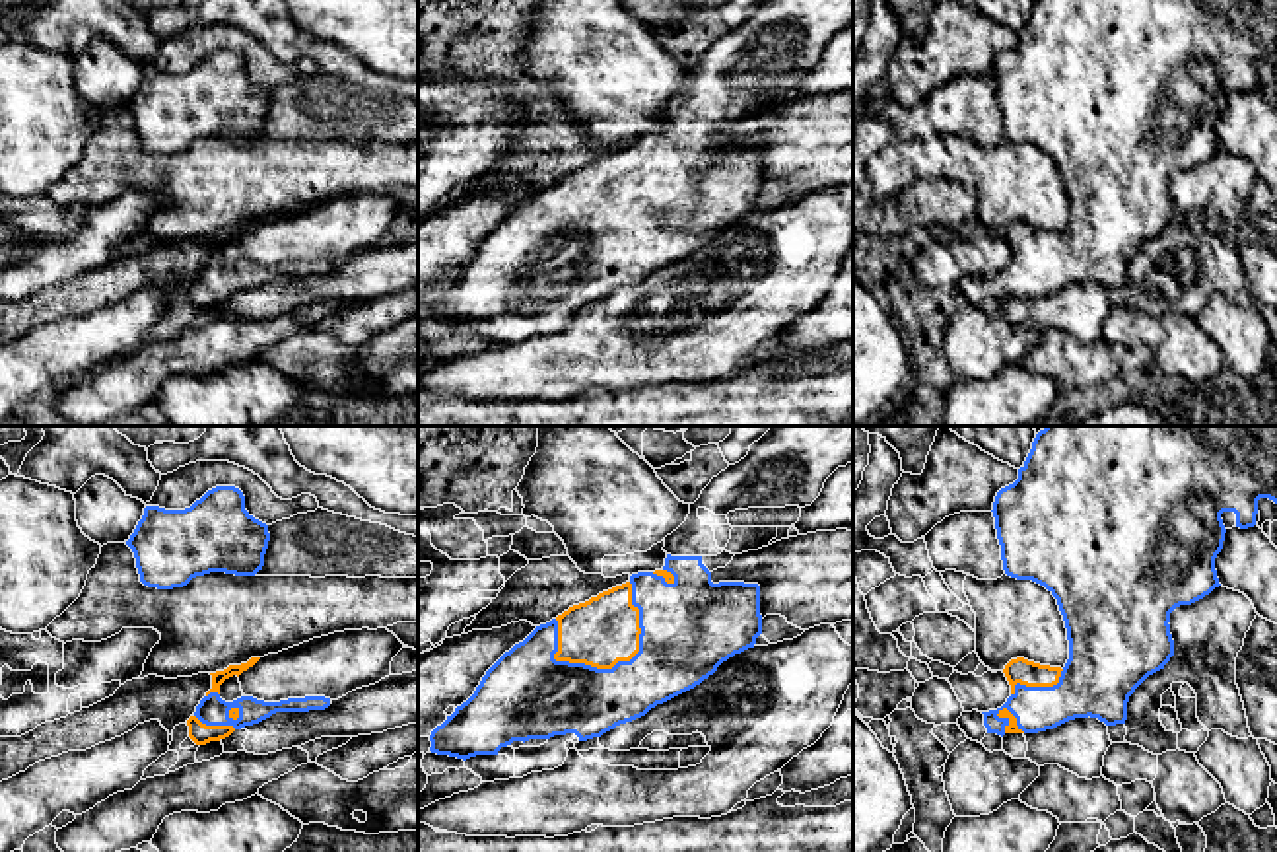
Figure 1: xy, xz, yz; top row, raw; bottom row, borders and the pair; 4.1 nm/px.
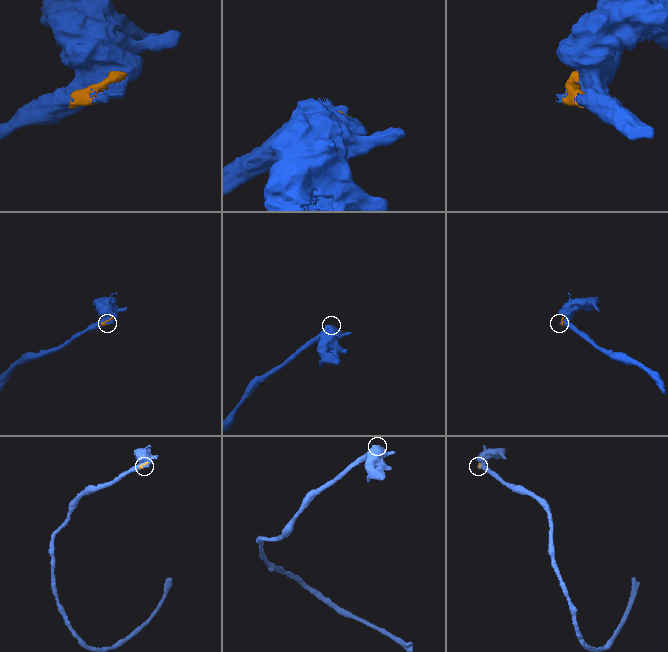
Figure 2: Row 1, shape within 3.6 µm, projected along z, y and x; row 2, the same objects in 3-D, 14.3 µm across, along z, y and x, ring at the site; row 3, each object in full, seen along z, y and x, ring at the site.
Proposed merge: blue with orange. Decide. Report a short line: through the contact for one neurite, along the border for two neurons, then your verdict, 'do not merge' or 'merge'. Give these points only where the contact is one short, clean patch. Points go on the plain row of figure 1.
merge

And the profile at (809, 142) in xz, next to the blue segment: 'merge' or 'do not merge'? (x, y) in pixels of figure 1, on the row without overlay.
do not merge

